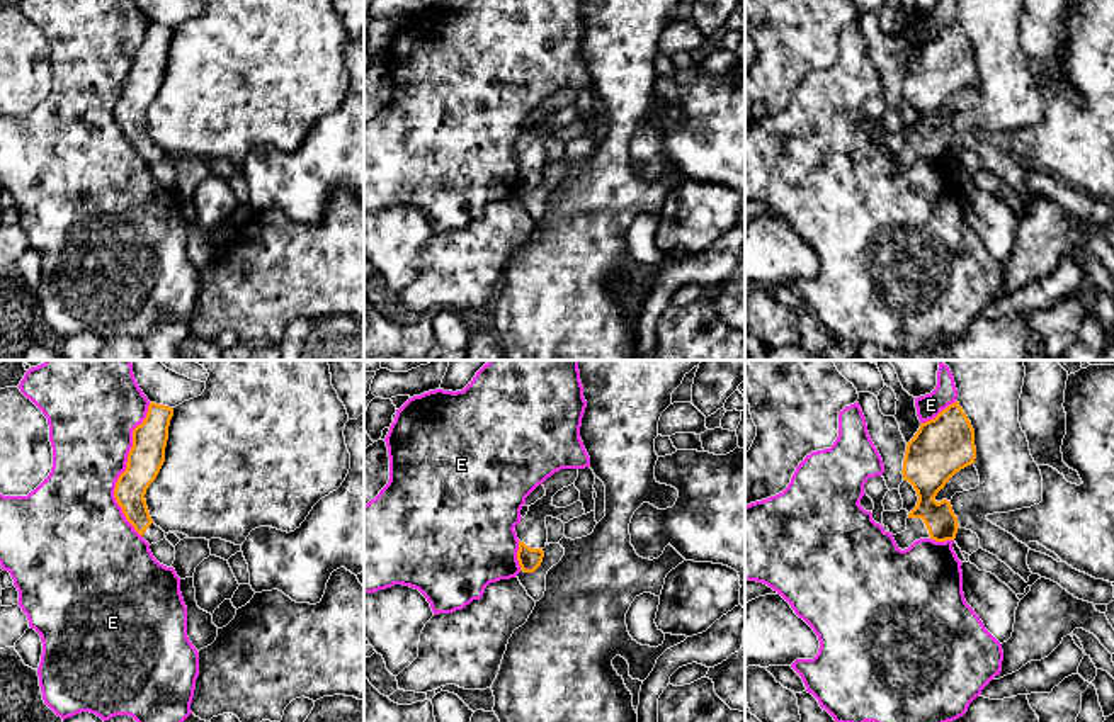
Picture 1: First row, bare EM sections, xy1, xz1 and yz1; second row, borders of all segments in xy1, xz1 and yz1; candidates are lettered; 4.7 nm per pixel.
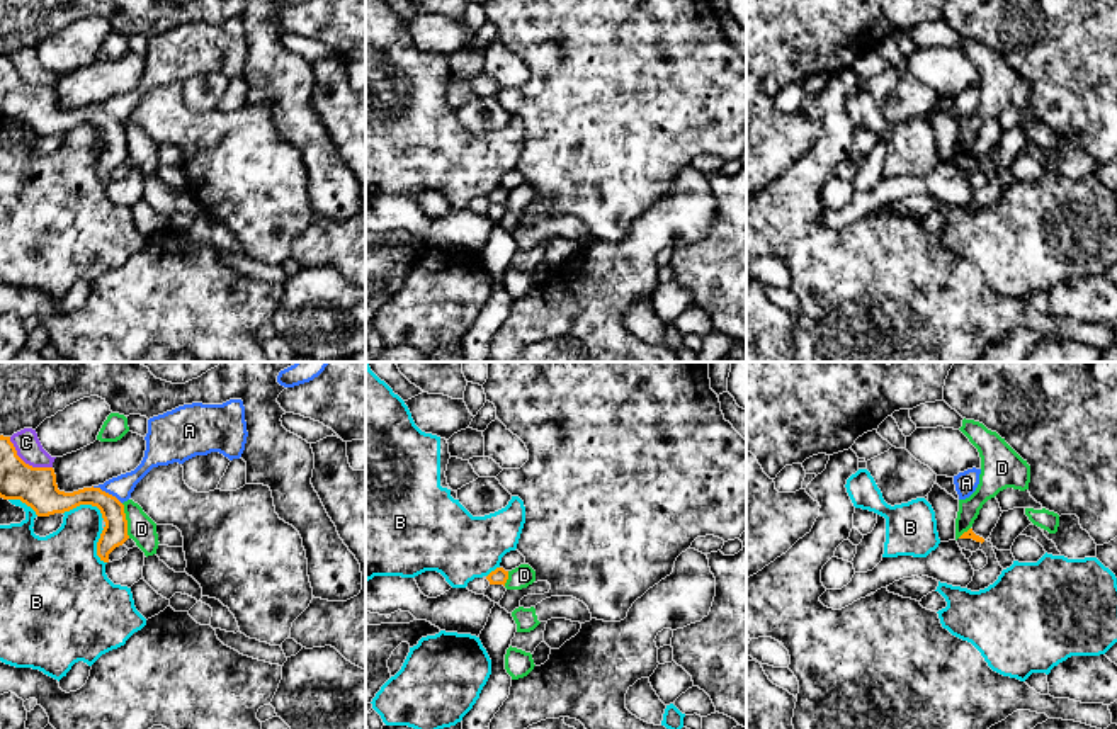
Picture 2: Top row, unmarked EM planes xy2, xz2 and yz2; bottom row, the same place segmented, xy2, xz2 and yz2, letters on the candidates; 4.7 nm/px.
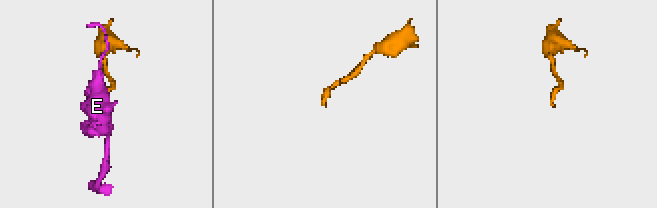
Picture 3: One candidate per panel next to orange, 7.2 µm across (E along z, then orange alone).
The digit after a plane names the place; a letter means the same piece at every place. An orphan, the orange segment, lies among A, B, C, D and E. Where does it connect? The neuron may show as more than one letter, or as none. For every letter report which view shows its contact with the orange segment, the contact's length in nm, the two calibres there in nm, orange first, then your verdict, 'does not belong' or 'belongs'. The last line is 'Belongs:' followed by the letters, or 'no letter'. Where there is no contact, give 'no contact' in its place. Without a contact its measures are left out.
A: contact in xy2; length 170 nm; calibres 120 and 110 nm; does not belong
B: contact in xy2; length 200 nm; calibres 190 and 260 nm; does not belong
C: contact in xy2; length 260 nm; calibres 190 and 120 nm; does not belong
D: contact in xy2; length 170 nm; calibres 120 and 140 nm; does not belong
E: contact in xy1; length 650 nm; calibres 170 and 400 nm; does not belong
Belongs: no letter

